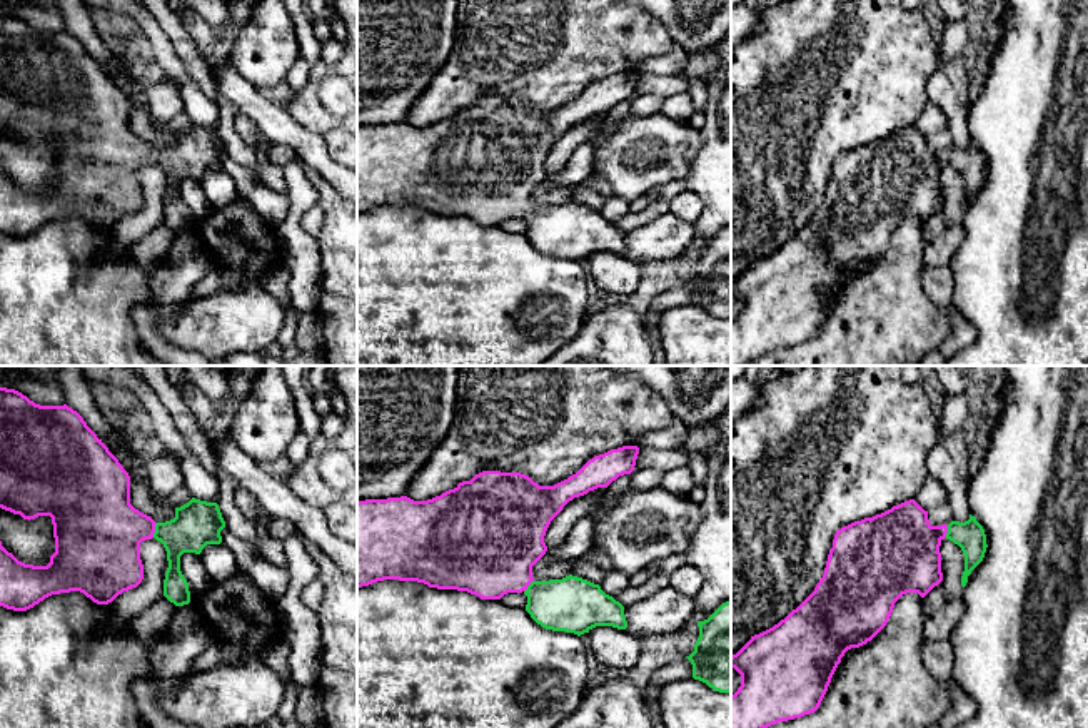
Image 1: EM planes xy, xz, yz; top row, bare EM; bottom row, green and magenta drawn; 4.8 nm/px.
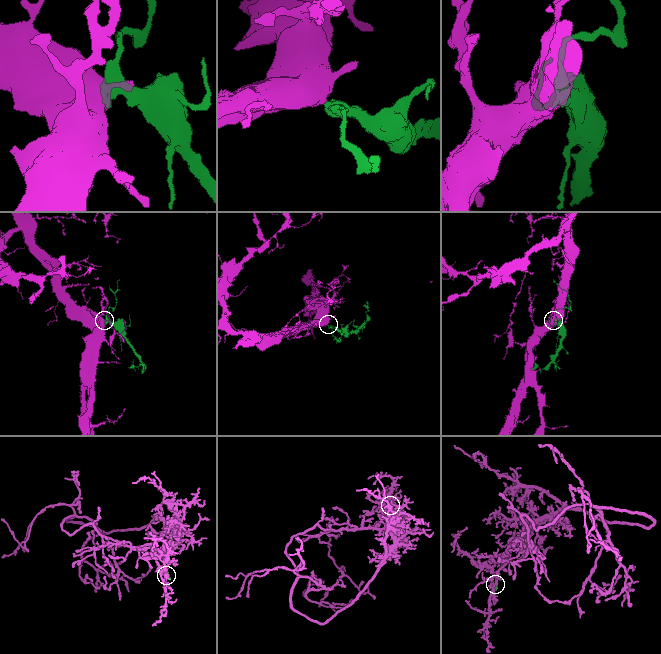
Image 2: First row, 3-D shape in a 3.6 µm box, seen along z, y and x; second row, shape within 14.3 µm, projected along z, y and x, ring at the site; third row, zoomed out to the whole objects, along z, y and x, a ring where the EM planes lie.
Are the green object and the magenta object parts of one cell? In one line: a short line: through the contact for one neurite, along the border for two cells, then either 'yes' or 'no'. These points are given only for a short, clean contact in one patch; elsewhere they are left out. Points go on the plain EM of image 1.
line xy (199, 149), (191, 156), (156, 156), (104, 157); yes

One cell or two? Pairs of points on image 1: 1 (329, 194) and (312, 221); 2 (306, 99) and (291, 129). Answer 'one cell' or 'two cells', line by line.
1: two cells
2: two cells

